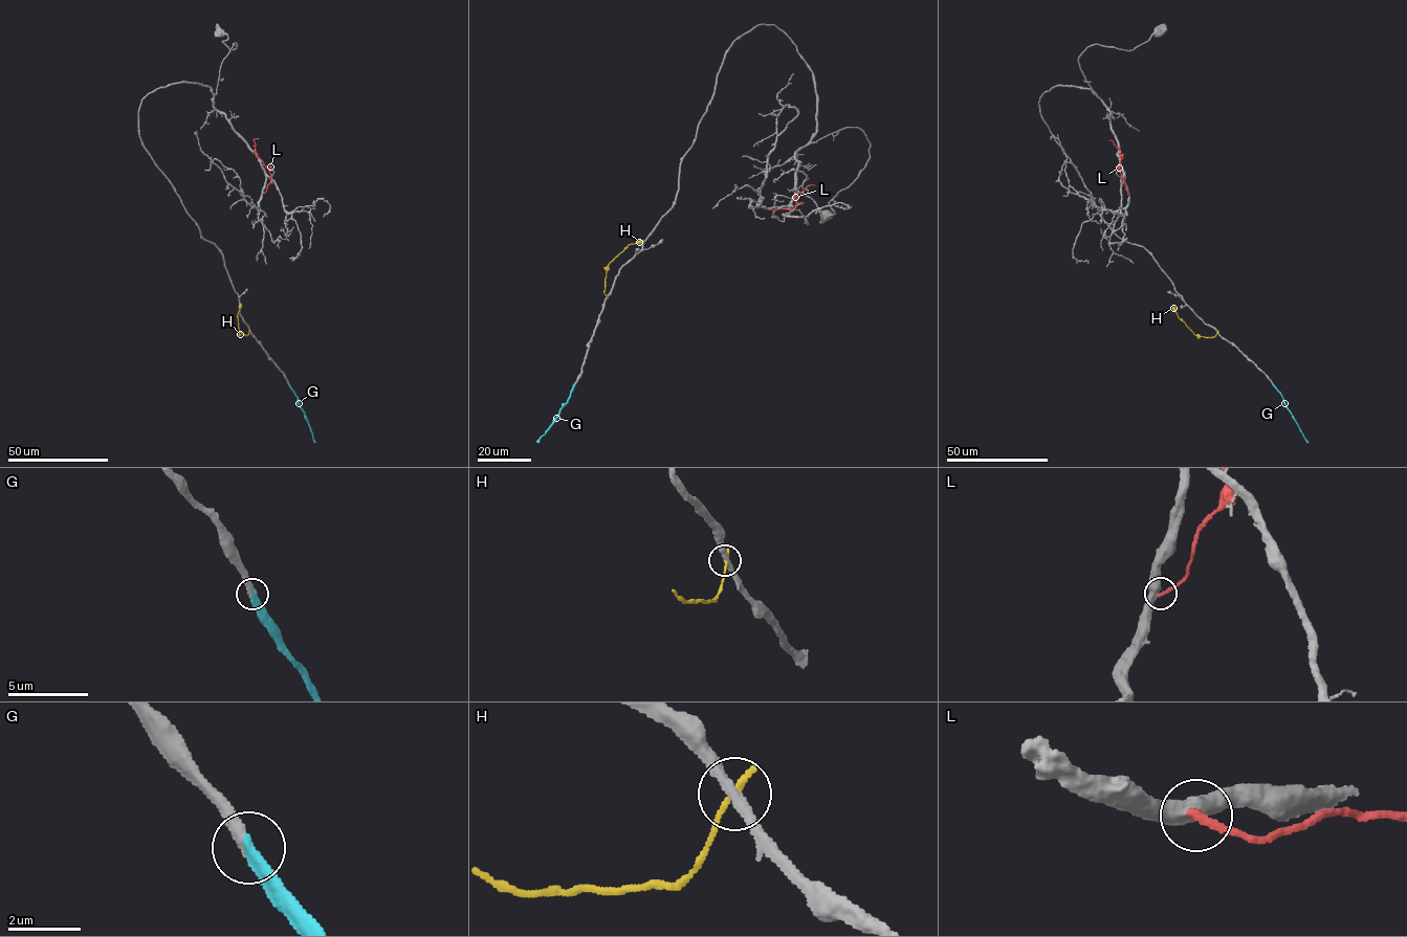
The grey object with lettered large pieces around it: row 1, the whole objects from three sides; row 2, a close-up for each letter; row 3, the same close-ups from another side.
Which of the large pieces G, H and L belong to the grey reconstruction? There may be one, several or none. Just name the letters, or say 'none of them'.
G

